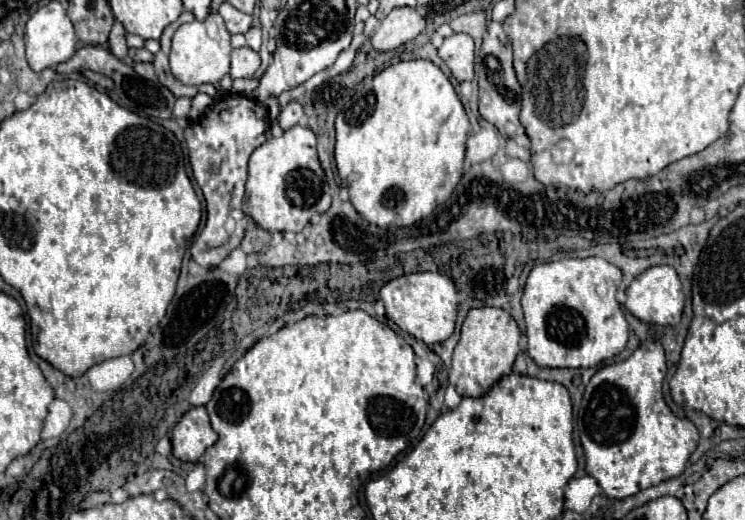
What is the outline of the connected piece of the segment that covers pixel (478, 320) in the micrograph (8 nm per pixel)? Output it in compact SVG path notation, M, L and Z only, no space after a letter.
M471 308L461 326L461 338L453 352L449 382L461 396L483 396L499 378L507 376L519 354L521 330L503 308Z

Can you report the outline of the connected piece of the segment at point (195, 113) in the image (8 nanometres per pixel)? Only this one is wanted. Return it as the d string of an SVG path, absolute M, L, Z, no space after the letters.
M197 94L193 98L193 106L191 106L191 112L189 112L189 120L197 120L209 106L213 104L213 98L207 96L207 94Z

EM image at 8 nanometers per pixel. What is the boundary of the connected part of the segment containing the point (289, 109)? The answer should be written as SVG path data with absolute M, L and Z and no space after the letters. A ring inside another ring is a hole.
M289 102L285 106L285 110L279 114L279 124L281 124L283 130L289 130L291 126L303 122L303 118L305 118L305 112L303 112L301 104L299 102Z

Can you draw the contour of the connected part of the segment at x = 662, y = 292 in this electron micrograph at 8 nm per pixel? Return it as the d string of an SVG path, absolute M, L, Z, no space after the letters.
M663 264L663 266L647 268L641 276L637 276L629 284L625 308L643 322L651 322L651 324L659 324L659 326L675 326L681 320L683 302L685 302L685 296L683 296L681 280L679 280L675 268Z

